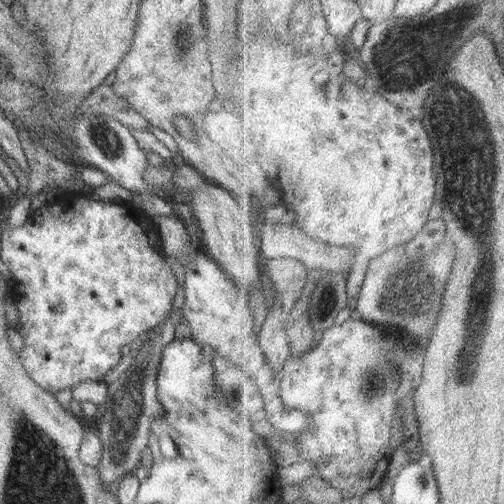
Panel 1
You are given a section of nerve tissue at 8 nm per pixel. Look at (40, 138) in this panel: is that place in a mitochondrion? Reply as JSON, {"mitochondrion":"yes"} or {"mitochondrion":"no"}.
{"mitochondrion":"no"}

